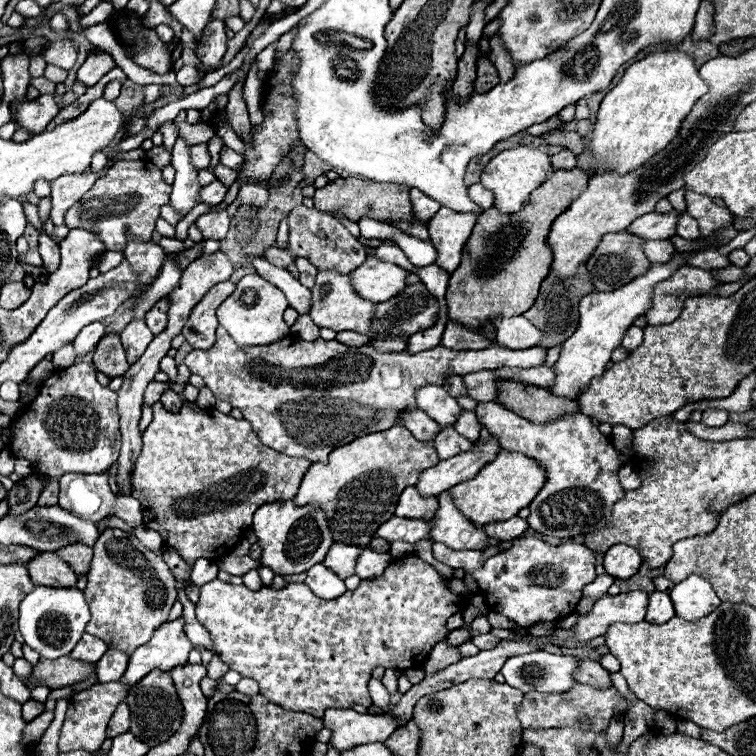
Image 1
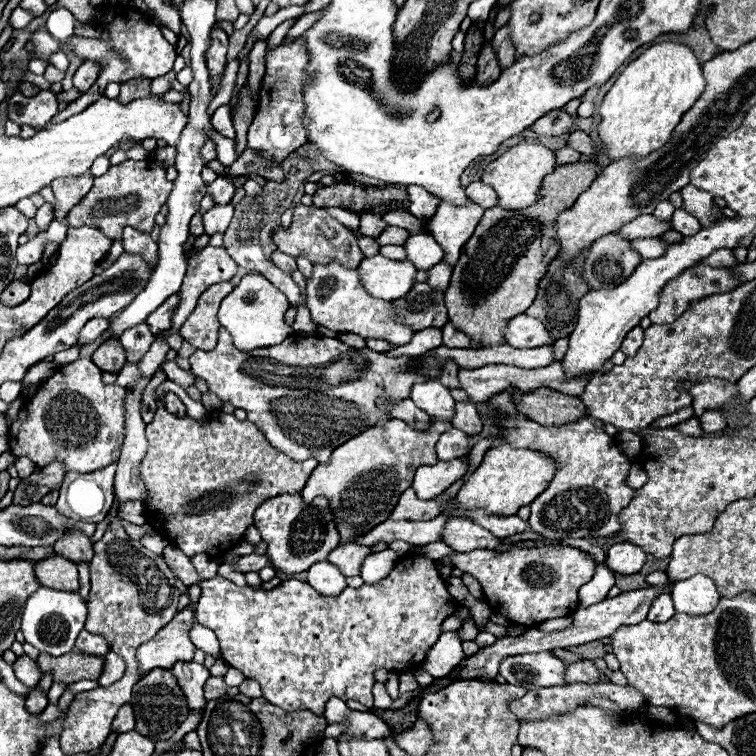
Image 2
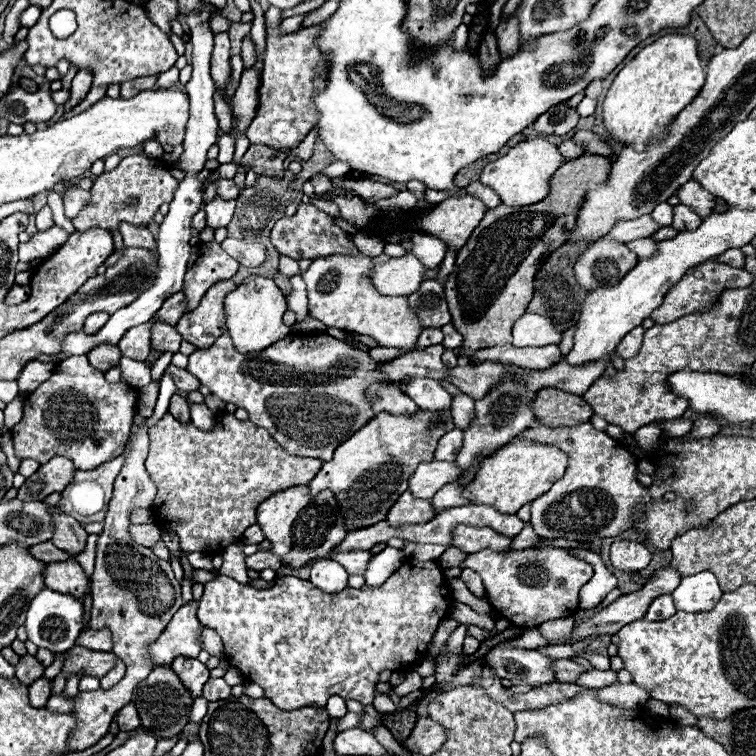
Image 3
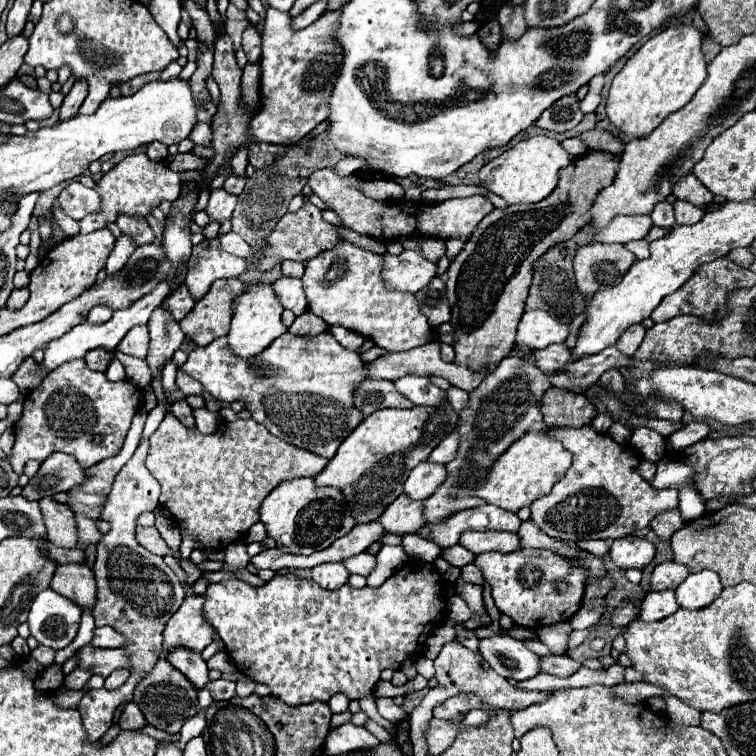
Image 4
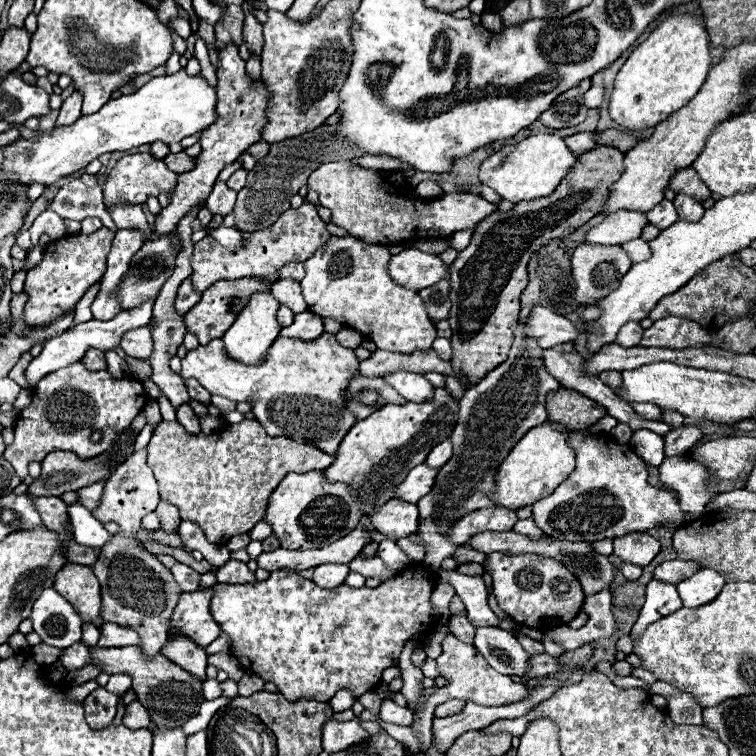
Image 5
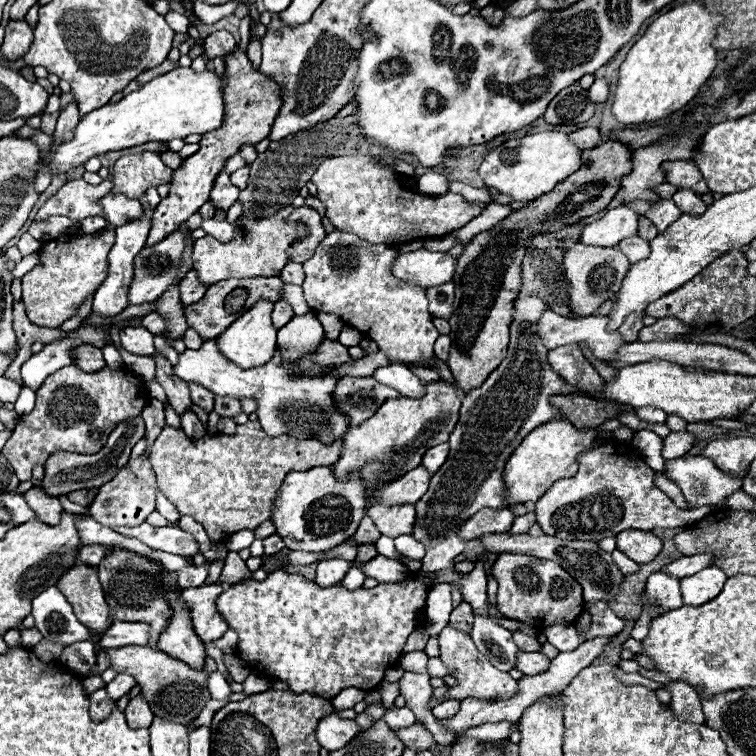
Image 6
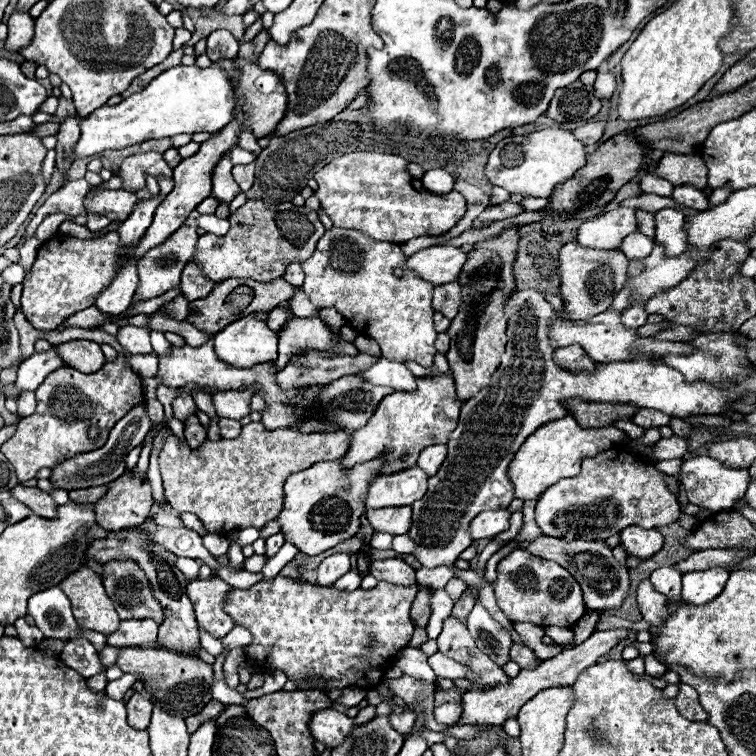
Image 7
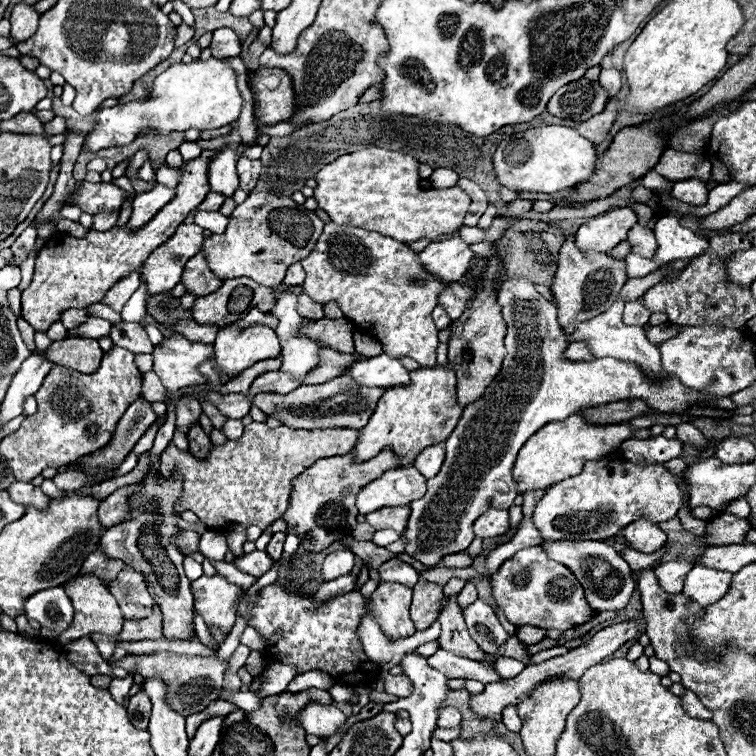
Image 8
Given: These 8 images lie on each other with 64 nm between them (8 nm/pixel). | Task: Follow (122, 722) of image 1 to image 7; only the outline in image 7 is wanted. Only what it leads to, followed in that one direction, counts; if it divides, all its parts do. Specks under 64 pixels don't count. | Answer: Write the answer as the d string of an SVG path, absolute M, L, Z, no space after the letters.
M144 692L134 694L128 702L126 702L126 710L128 710L128 724L136 730L146 730L150 724L150 716L152 716L152 702L146 698Z

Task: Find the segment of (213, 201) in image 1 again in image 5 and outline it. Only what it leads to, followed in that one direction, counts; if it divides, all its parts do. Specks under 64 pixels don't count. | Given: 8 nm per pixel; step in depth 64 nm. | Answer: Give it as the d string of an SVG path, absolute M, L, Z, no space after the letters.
M236 170L236 172L228 178L228 182L226 182L228 188L232 188L232 190L236 190L236 192L238 192L240 188L244 188L244 184L246 184L246 174L248 174L246 170Z

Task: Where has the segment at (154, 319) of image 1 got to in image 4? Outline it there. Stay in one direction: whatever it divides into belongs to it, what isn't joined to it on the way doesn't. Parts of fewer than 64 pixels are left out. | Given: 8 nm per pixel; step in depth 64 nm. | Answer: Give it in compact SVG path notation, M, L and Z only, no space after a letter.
M180 286L176 292L172 292L172 296L168 296L164 300L164 308L172 314L174 320L182 320L194 306L194 300L190 298L190 292L186 290L186 286Z

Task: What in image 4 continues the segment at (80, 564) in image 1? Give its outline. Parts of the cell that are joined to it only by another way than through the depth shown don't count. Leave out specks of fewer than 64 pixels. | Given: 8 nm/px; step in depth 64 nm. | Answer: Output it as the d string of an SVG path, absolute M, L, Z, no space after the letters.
M50 498L40 500L40 508L44 508L48 542L60 548L78 548L80 544L78 544L78 528L76 528L74 512Z

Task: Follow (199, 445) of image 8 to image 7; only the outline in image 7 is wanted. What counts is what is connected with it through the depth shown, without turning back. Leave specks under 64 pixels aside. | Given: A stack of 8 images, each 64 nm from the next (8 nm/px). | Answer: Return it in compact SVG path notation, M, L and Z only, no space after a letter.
M192 414L184 422L184 436L192 448L198 448L206 440L206 428L198 422L198 416Z

